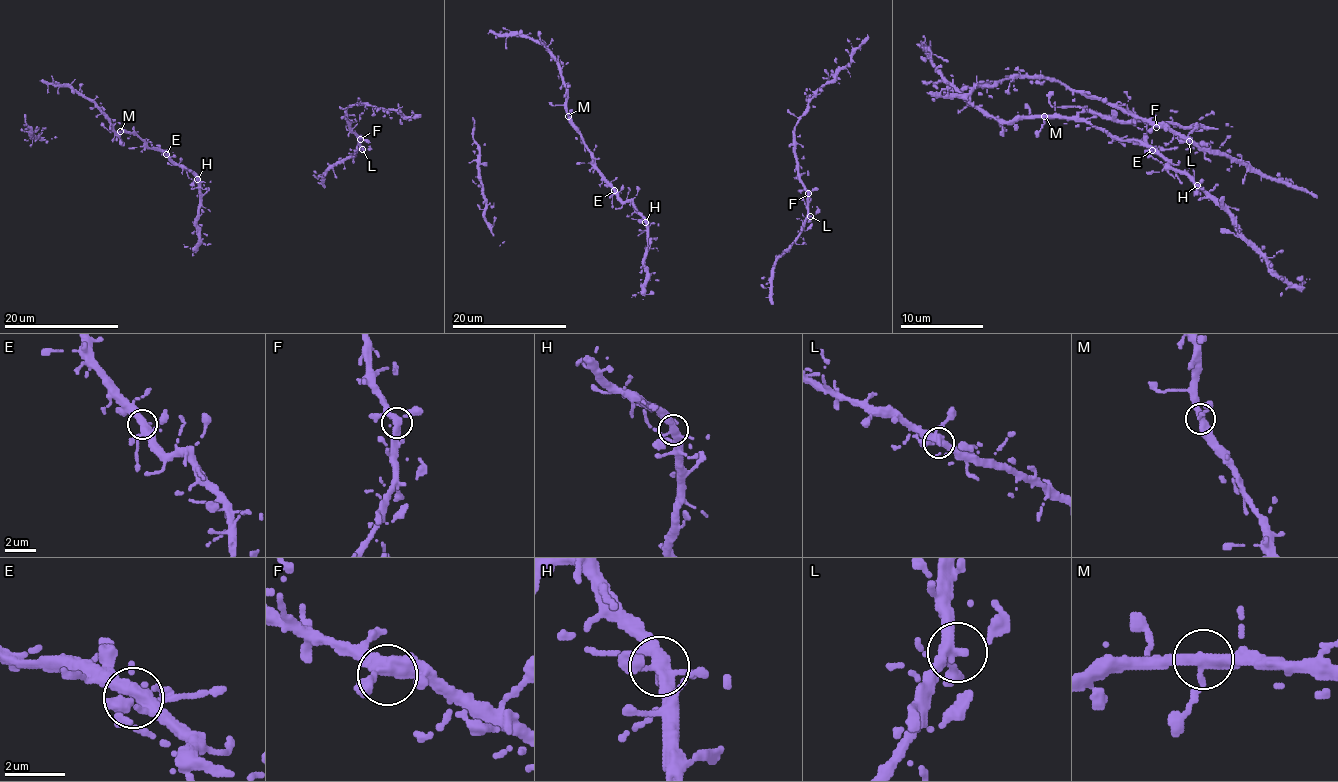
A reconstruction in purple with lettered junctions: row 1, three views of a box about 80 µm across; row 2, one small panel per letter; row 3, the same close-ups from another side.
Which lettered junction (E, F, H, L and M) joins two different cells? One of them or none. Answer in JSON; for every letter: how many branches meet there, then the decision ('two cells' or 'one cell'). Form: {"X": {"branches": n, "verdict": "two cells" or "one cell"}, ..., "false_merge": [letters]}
{"E": {"branches": 4, "verdict": "one cell"}, "F": {"branches": 3, "verdict": "one cell"}, "H": {"branches": 4, "verdict": "one cell"}, "L": {"branches": 4, "verdict": "one cell"}, "M": {"branches": 3, "verdict": "one cell"}, "false_merge": []}

